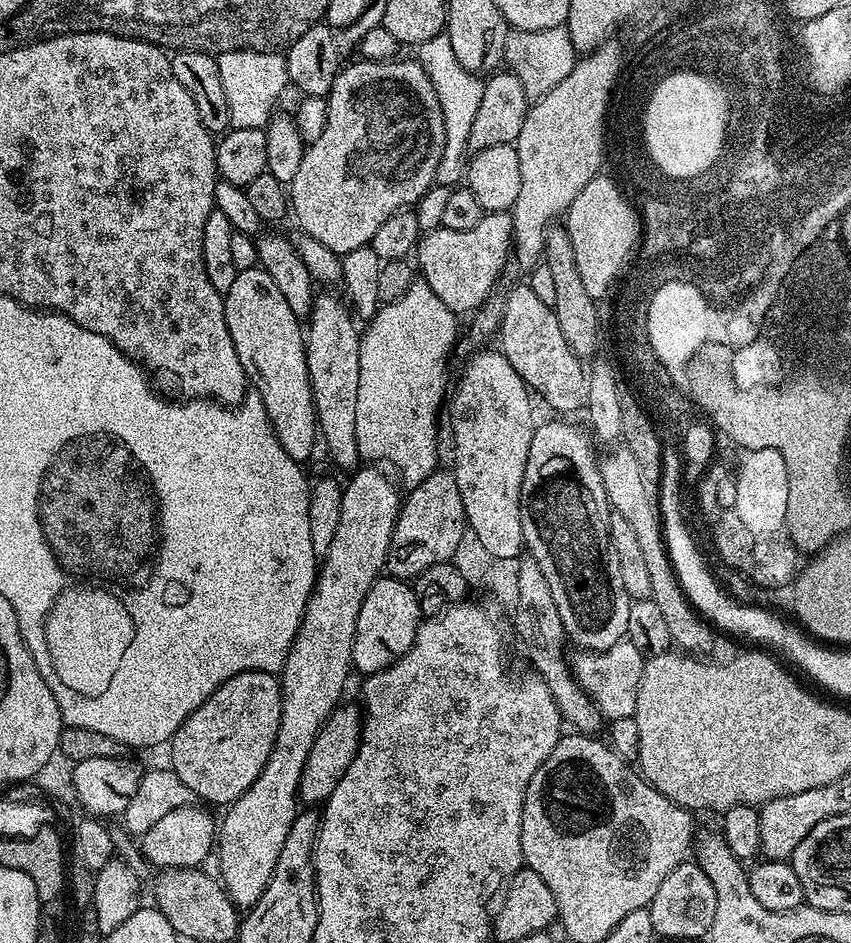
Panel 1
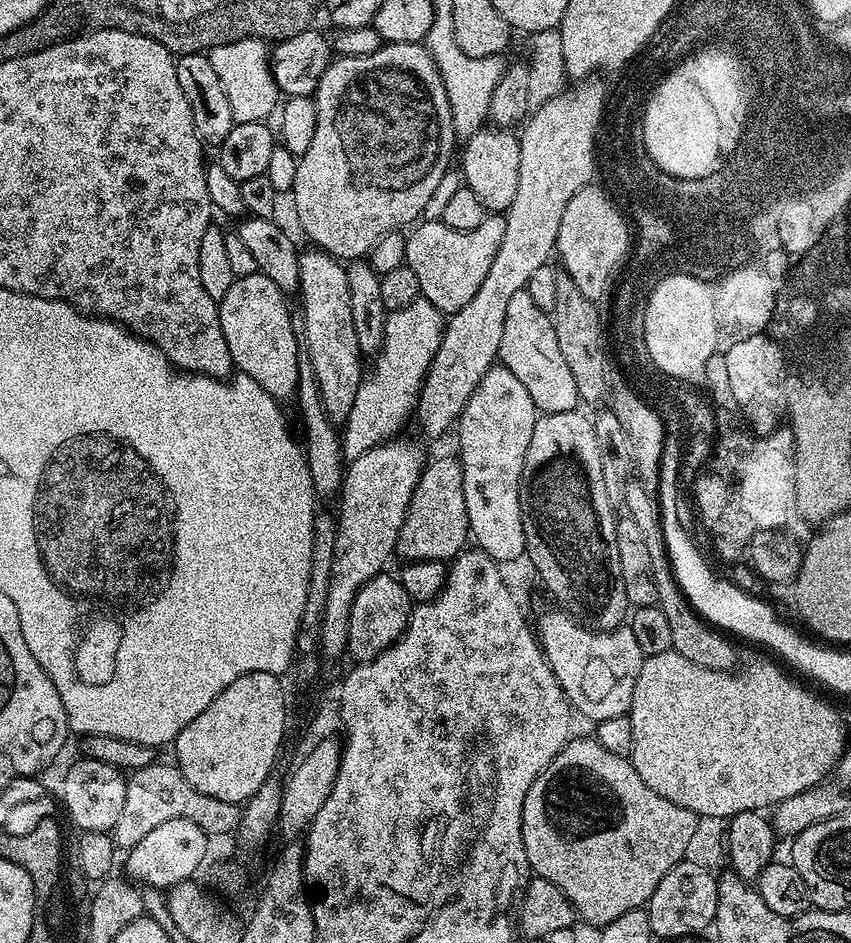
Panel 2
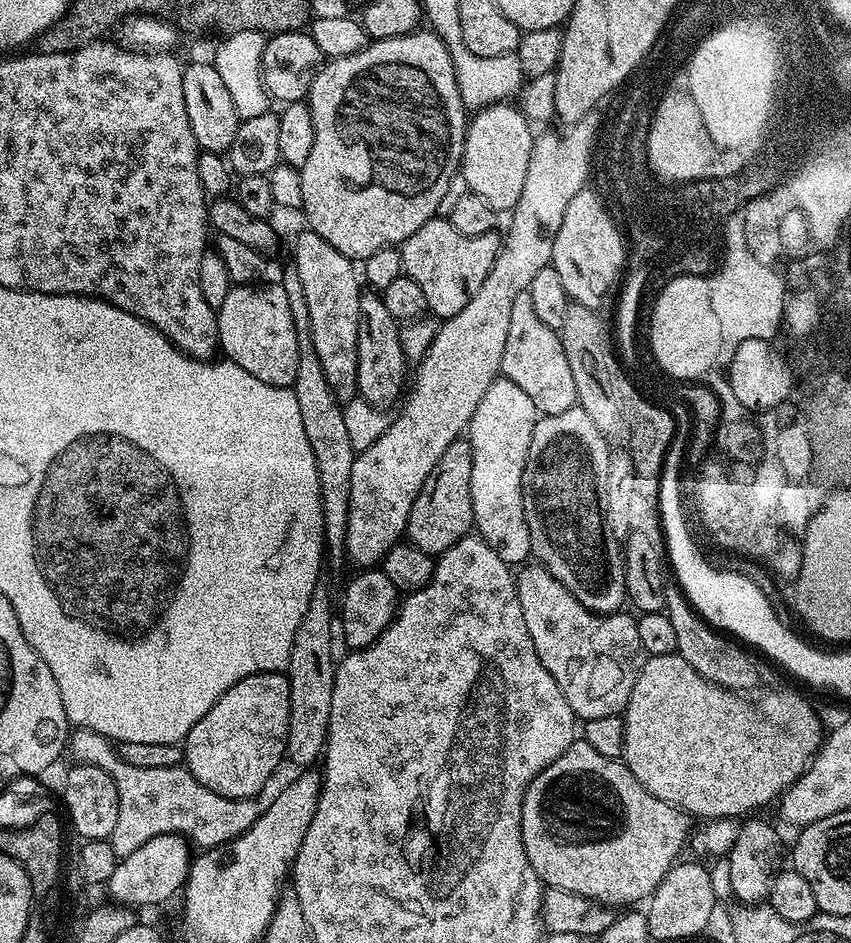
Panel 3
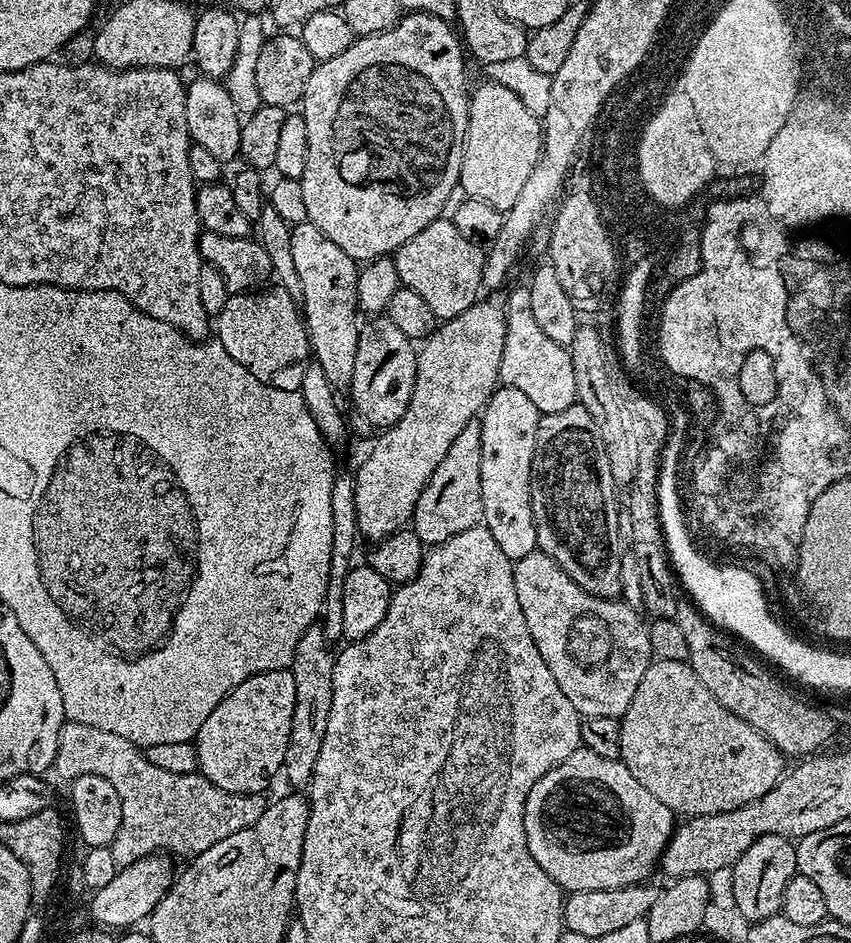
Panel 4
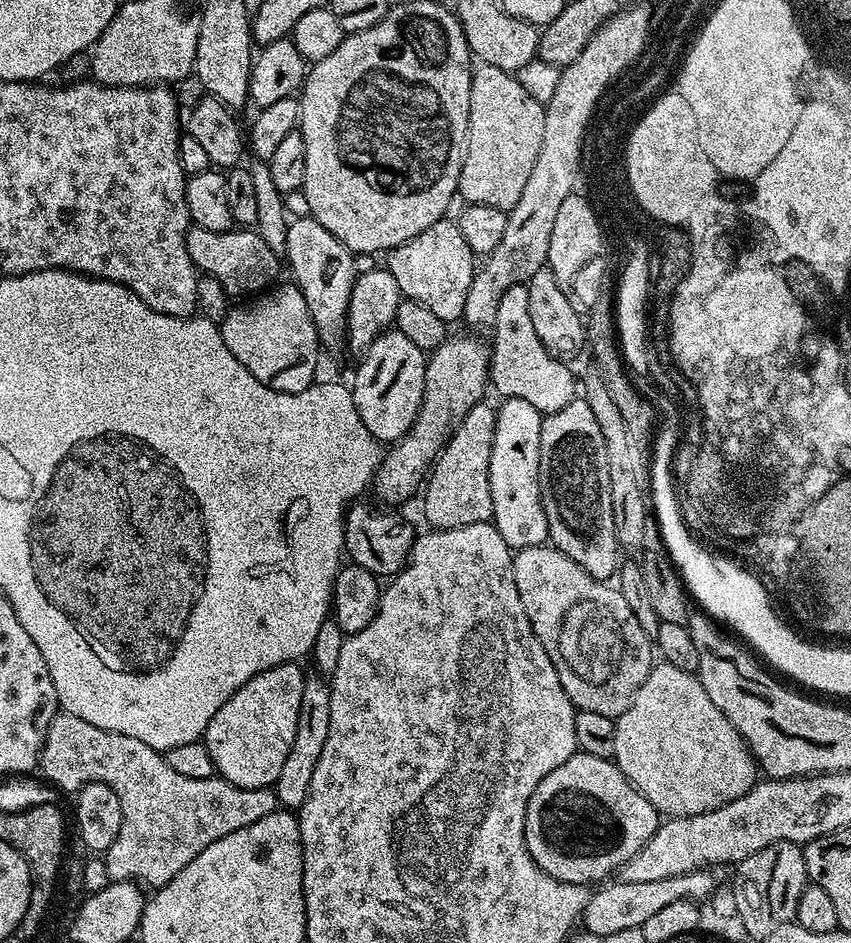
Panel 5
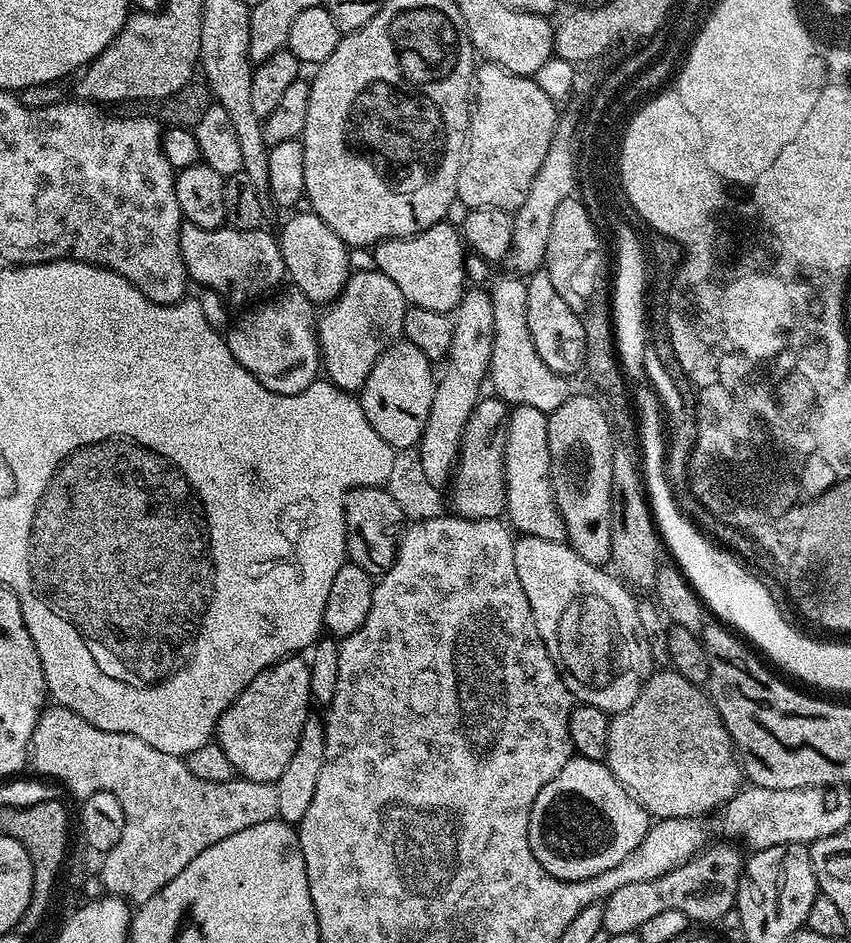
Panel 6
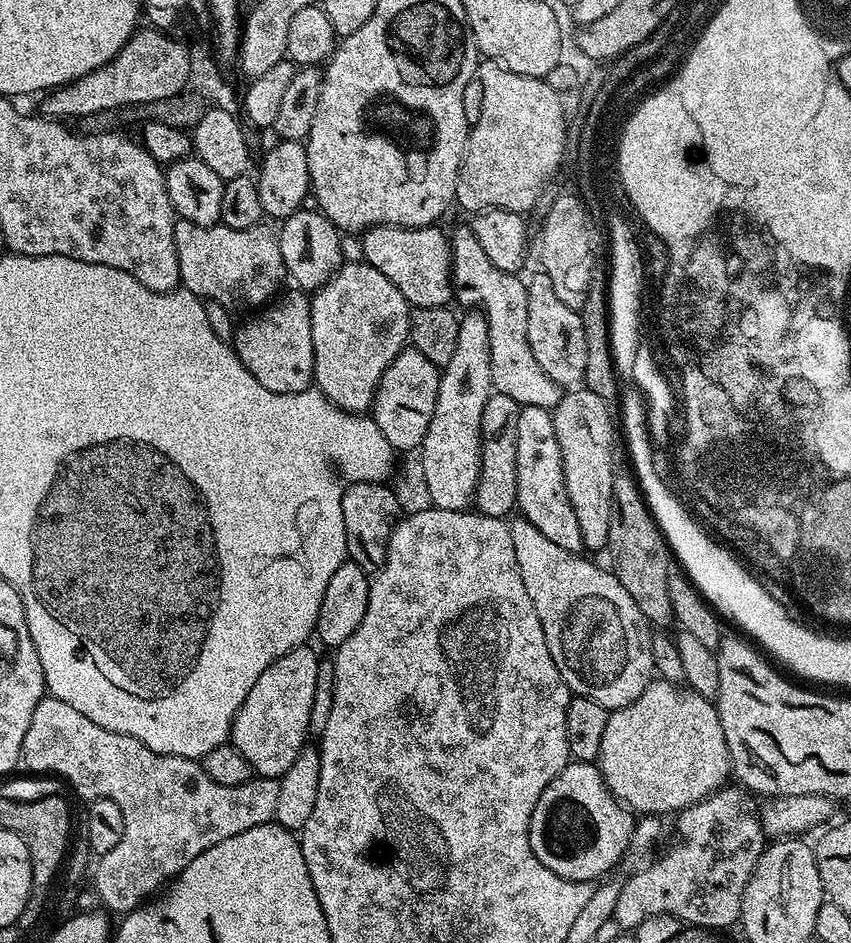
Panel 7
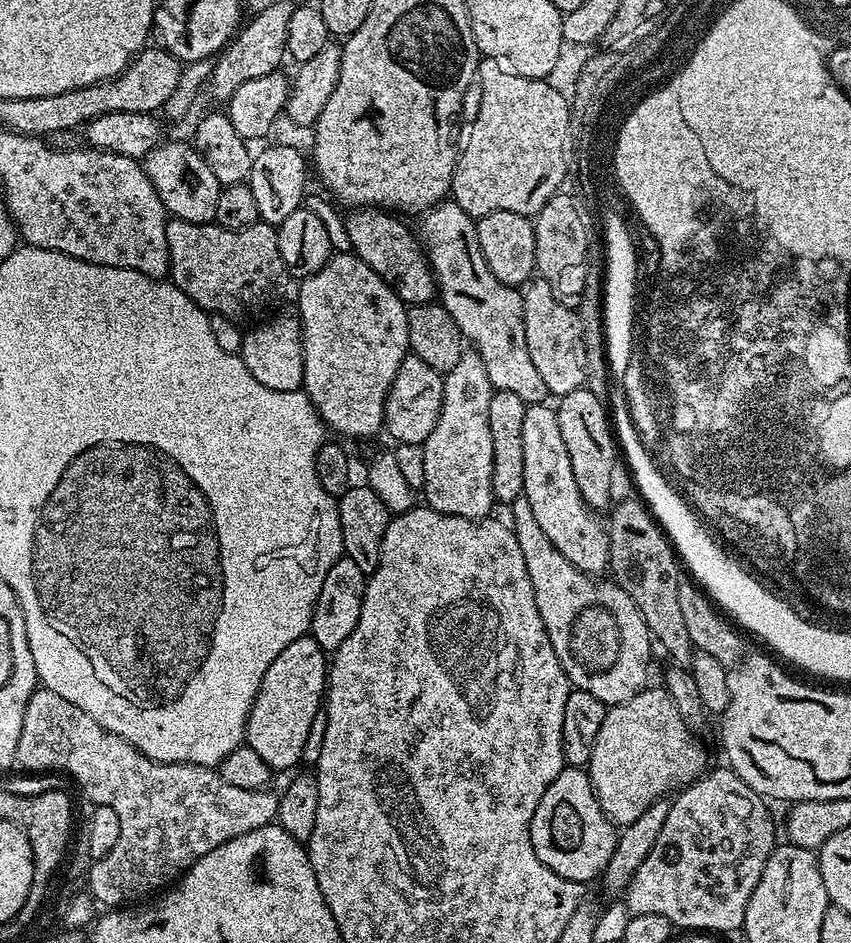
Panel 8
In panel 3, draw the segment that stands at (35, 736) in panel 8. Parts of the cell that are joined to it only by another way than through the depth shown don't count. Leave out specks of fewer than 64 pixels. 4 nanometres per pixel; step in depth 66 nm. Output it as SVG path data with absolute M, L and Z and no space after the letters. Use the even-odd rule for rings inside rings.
M75 729L66 745L66 752L67 755L73 756L76 764L98 766L98 770L106 770L106 774L110 774L118 790L118 826L114 826L110 843L117 857L120 858L134 854L138 846L150 842L150 838L158 838L158 834L179 834L200 850L217 848L219 844L225 844L227 840L235 840L243 832L250 830L250 826L254 826L262 811L259 799L231 800L222 794L214 794L214 790L206 790L206 786L202 786L198 778L188 773L187 767L146 770L142 766L130 766L130 762L126 762L120 756L119 747L94 730Z

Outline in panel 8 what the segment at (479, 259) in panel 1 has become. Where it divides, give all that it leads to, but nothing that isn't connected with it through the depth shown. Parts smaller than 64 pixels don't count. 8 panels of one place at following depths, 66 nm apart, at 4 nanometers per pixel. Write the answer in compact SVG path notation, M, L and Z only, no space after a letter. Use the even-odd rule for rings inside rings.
M357 208L349 213L343 219L354 255L381 276L405 305L429 303L438 292L436 275L432 273L417 233L413 229L411 232L402 221L395 220L400 218L379 208Z

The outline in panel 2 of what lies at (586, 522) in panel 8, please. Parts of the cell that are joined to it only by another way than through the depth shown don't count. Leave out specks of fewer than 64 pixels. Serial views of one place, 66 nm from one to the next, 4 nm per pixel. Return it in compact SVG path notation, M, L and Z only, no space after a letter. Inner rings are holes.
M493 366L472 394L455 425L460 439L458 459L462 466L462 494L466 494L466 518L475 547L497 562L516 560L525 555L520 479L526 446L538 419L534 398L526 386L503 366Z

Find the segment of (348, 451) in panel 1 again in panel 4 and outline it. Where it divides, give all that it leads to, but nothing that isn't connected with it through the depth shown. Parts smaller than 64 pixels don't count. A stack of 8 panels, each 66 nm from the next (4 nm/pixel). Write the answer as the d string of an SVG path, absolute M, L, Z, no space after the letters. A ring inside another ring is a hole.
M310 223L297 224L290 234L290 251L294 257L294 267L298 270L298 279L302 281L302 315L304 325L308 327L308 347L314 362L322 368L326 378L337 389L347 389L354 378L354 357L358 354L358 338L362 327L361 321L356 321L356 312L360 308L358 298L358 271L357 261L346 254L339 246L334 246L318 226Z

